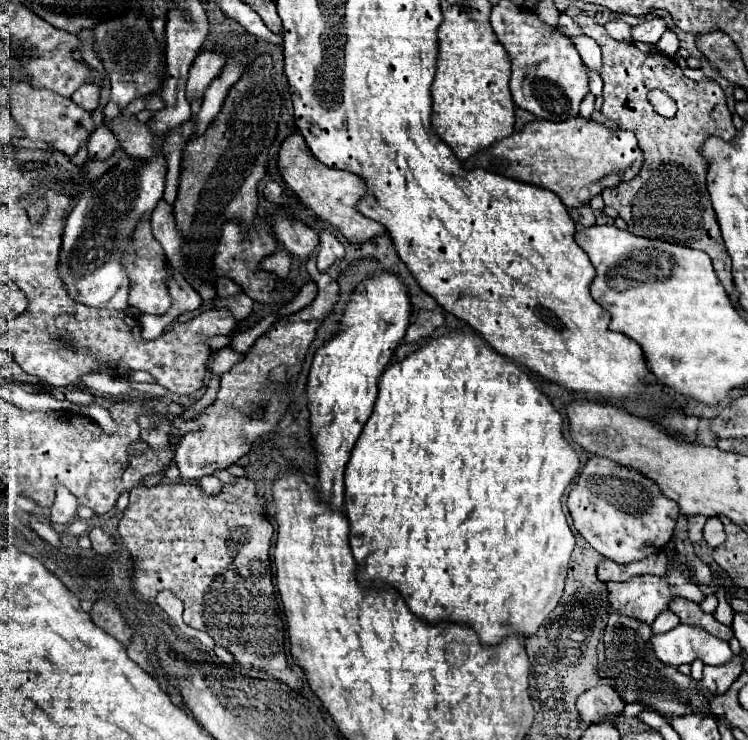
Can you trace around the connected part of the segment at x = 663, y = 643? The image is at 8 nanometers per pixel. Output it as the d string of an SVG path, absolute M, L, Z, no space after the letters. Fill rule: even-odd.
M678 625L668 633L652 635L650 645L656 653L656 659L662 665L684 665L700 659L704 665L724 665L732 657L729 643L710 635L704 629Z

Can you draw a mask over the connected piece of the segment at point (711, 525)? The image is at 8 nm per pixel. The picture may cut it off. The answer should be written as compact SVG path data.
M710 517L704 525L704 539L710 547L718 547L724 543L724 527L718 517Z

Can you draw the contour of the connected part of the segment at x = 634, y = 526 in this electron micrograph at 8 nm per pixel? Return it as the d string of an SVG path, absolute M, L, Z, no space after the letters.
M590 457L574 483L566 503L576 531L606 559L618 565L628 565L648 555L660 553L672 539L680 507L656 489L638 471L626 469L606 457Z

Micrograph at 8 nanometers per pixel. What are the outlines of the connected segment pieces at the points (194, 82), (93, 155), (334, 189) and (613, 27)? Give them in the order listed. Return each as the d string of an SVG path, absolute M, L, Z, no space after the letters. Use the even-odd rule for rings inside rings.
M202 51L196 61L190 67L190 77L188 77L188 101L202 97L202 91L208 87L208 83L220 75L224 67L224 57L218 55L216 51Z
M102 125L94 131L94 151L88 151L88 159L108 159L116 149L118 149L116 137Z
M292 133L284 139L278 155L278 171L284 179L284 183L298 195L304 207L312 209L322 221L334 225L348 241L352 243L364 243L380 233L384 233L384 227L356 211L356 203L364 197L364 183L360 177L324 167L308 149L304 137L300 133Z
M612 19L604 27L606 27L606 31L608 31L608 35L612 39L616 39L616 41L632 41L630 39L630 25L628 23L624 23L620 19Z

